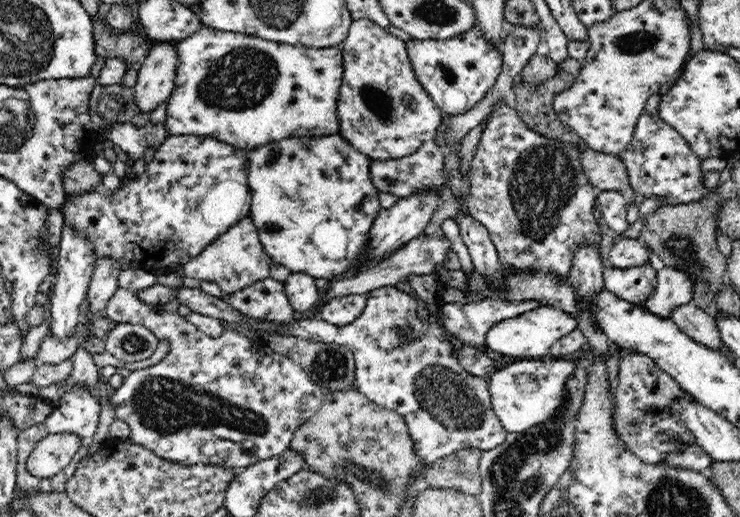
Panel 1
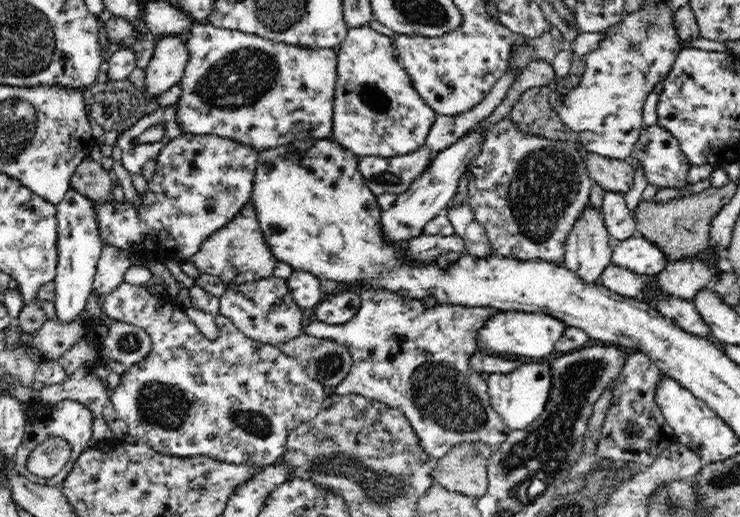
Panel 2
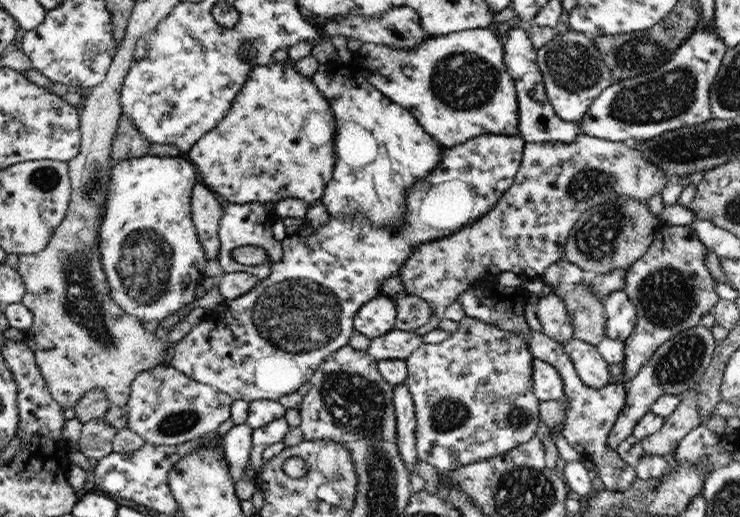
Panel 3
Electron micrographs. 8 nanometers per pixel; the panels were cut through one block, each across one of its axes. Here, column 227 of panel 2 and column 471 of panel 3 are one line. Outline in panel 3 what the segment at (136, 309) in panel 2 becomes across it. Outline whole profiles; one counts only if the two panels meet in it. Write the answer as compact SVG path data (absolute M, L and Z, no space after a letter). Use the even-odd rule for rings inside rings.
M464 317L456 332L438 344L422 343L405 360L407 384L415 408L416 448L419 460L447 472L473 462L507 453L536 435L540 426L540 401L532 384L534 354L520 333L502 330L480 319Z

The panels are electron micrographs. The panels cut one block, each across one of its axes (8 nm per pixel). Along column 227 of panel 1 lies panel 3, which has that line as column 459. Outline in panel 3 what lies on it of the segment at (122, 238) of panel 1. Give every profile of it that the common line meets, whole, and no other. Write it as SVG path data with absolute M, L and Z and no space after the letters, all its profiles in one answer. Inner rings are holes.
M494 134L478 136L452 148L444 147L439 164L430 173L426 174L426 177L419 178L417 182L414 182L407 189L405 199L406 219L402 221L402 225L398 229L396 229L396 225L378 226L365 220L365 218L362 218L362 220L354 220L346 217L344 219L342 215L334 215L334 217L329 215L328 221L324 225L318 225L318 228L308 224L308 222L302 224L296 233L292 232L292 235L287 235L282 241L282 246L285 247L285 258L282 258L282 262L274 264L274 274L270 273L268 278L260 279L254 289L242 294L242 296L232 300L224 300L216 307L210 310L206 309L206 313L202 316L200 323L192 327L190 332L182 340L179 340L173 345L174 353L172 353L168 363L184 372L184 374L189 375L196 382L206 383L215 387L218 391L231 395L234 400L246 400L248 403L264 399L278 400L287 394L297 392L300 386L309 382L314 371L316 371L328 355L349 344L349 340L355 332L354 317L357 315L358 309L362 308L366 302L370 302L374 296L382 293L382 284L388 278L392 278L392 276L396 276L400 272L406 265L410 253L414 253L414 248L418 248L424 242L434 242L434 240L440 240L442 236L454 234L454 232L462 230L464 226L476 222L478 218L482 218L484 214L488 214L494 208L494 205L502 199L502 196L505 196L506 190L510 186L513 186L514 176L516 176L519 170L525 144L522 138L516 135L504 136Z

